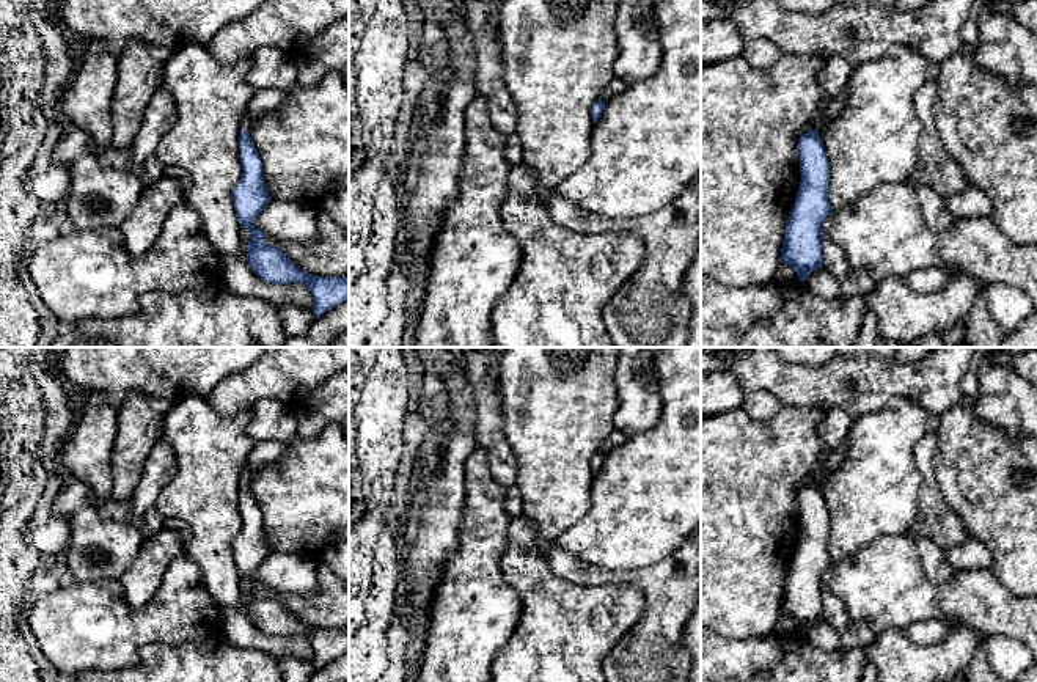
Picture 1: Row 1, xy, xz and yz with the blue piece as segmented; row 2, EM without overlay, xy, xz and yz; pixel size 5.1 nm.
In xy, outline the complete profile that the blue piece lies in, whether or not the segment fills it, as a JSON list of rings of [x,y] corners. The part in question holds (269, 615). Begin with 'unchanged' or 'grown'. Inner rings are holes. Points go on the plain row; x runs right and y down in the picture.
grown; [[[247,464],[239,489],[244,525],[233,542],[240,580],[247,580],[250,585],[248,616],[262,633],[272,636],[303,635],[311,643],[314,669],[319,671],[325,663],[349,651],[349,632],[305,625],[280,600],[264,594],[264,585],[251,577],[272,553],[266,544],[261,509],[250,492],[251,478],[253,475]]]

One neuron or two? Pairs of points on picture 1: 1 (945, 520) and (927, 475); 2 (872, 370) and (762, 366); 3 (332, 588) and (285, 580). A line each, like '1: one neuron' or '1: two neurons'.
1: one neuron
2: one neuron
3: two neurons

